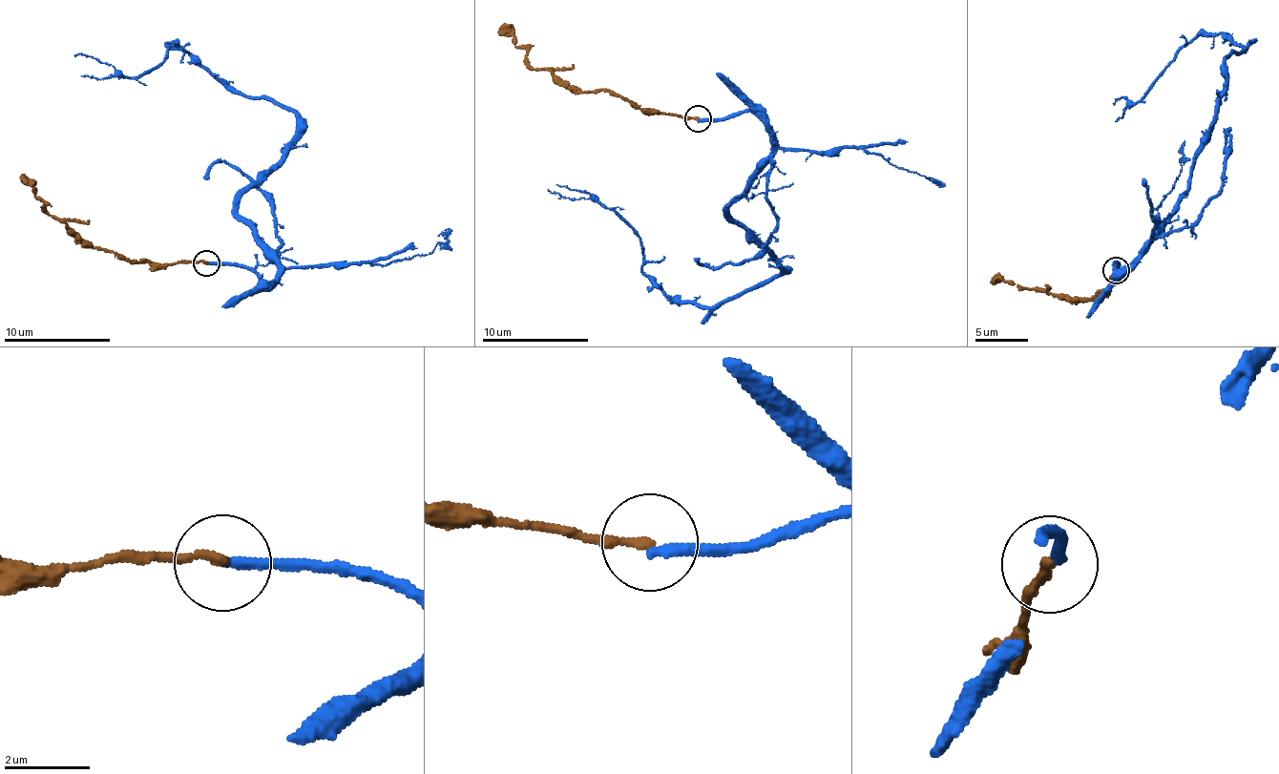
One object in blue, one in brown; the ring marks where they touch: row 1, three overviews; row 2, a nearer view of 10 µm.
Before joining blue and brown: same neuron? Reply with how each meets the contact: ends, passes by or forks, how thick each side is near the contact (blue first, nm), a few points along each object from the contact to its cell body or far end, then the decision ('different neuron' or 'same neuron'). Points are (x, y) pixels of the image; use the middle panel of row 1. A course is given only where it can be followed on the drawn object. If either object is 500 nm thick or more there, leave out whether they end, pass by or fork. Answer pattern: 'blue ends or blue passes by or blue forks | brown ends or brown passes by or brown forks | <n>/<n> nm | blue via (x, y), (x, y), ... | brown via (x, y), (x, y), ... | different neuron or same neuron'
blue ends | brown ends | 240/190 nm | blue via (698, 119), (752, 109), (769, 132), (726, 216), (781, 273), (750, 289), (681, 303), (613, 208), (549, 190) | brown via (698, 117), (642, 113), (602, 90), (576, 90), (528, 65), (528, 52), (513, 36), (497, 31) | different neuron

